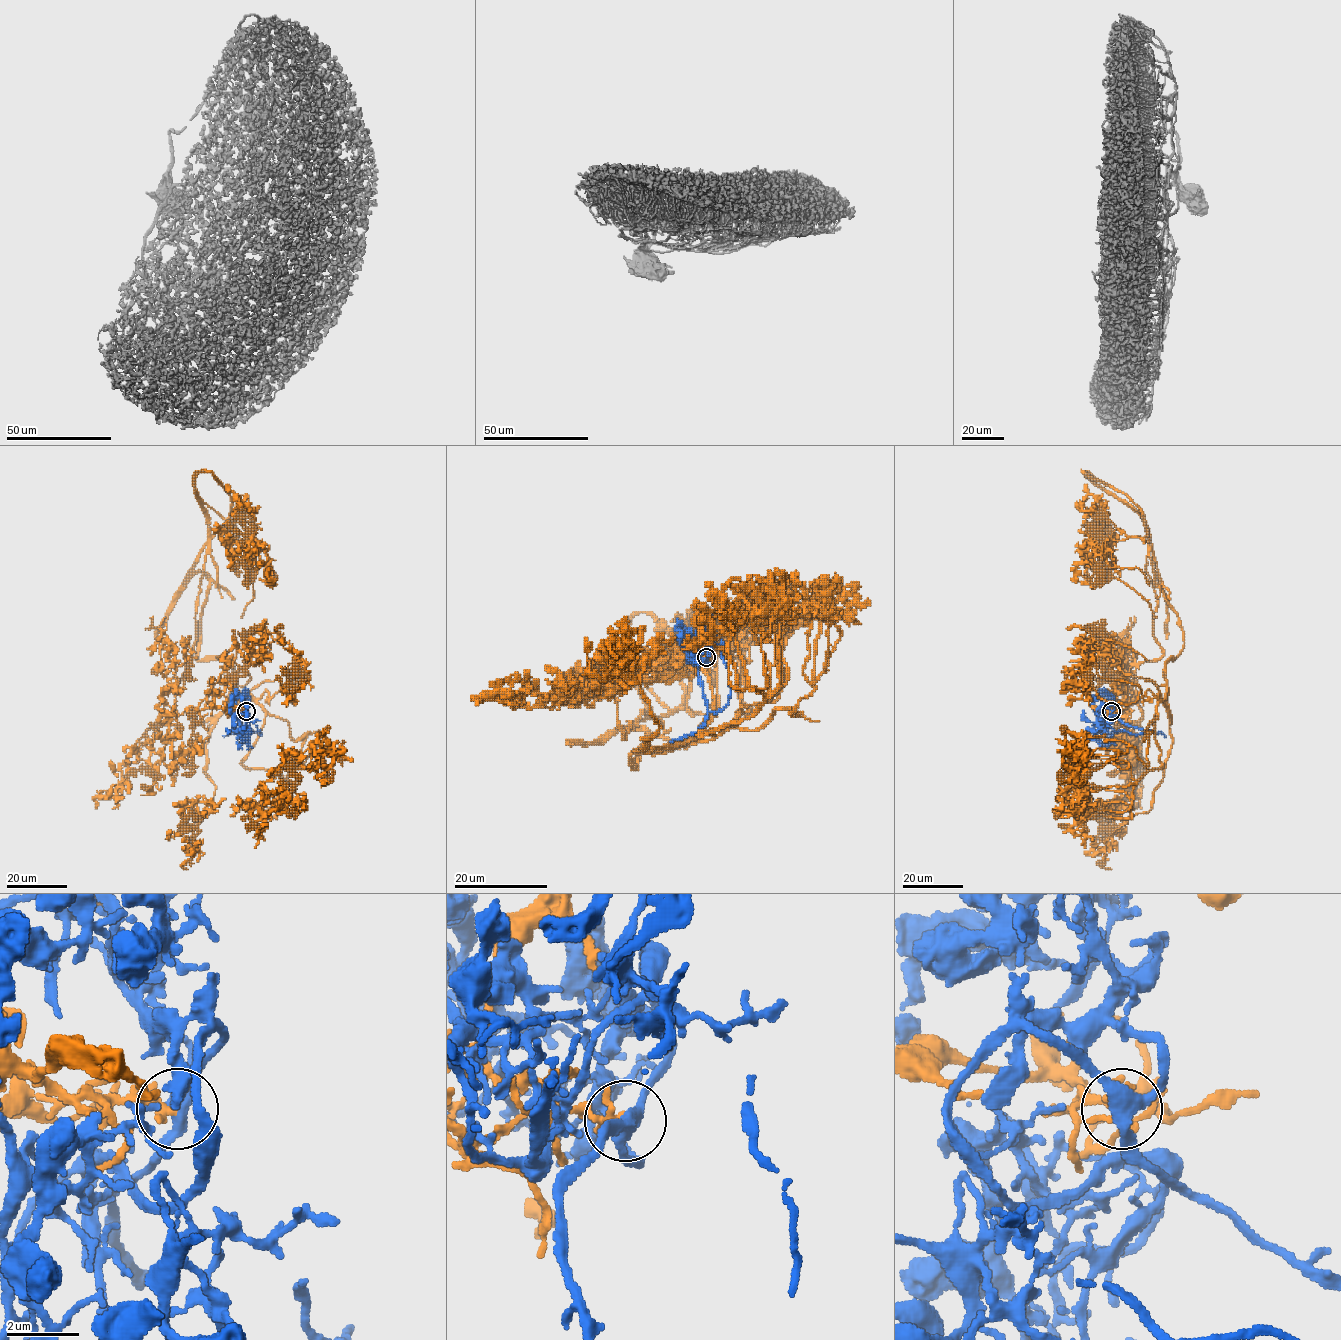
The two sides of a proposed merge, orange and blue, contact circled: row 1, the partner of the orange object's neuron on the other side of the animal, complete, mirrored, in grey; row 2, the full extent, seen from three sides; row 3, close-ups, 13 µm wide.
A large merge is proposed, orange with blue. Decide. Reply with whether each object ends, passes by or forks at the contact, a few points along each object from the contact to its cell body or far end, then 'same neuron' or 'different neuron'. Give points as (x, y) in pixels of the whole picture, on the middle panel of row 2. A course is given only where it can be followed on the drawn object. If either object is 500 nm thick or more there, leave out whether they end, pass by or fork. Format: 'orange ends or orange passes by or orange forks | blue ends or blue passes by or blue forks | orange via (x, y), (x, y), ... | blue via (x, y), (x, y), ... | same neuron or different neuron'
orange ends | blue forks | orange via (707, 656), (671, 663), (713, 718), (634, 769), (623, 727), (695, 712), (679, 646), (743, 661), (740, 596) | blue via (707, 658), (699, 667), (699, 676), (707, 709), (718, 712), (728, 703), (730, 691), (722, 652) | same neuron

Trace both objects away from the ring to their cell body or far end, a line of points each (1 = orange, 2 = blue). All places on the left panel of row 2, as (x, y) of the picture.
1: (246, 711), (223, 703), (242, 667), (197, 658), (192, 565), (231, 521), (268, 568)
2: (246, 711), (241, 719), (243, 726), (261, 734), (256, 725)

